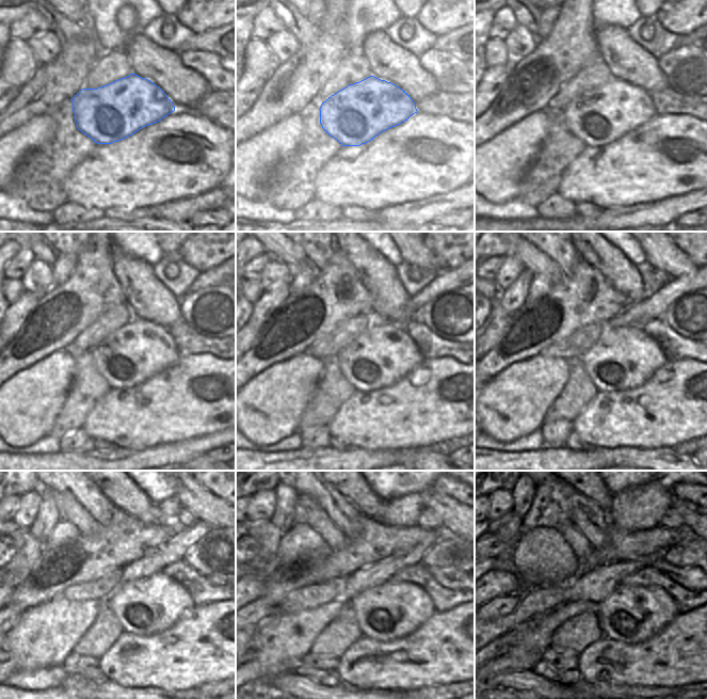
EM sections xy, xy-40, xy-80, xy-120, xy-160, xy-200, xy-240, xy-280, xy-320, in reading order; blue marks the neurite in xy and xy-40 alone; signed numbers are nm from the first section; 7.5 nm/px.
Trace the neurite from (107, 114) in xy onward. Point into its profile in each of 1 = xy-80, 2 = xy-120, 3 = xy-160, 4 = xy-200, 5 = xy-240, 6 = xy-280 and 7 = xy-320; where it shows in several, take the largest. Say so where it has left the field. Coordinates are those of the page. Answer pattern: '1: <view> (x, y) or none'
1: xy-80 (601, 115)
2: xy-120 (132, 354)
3: xy-160 (383, 354)
4: xy-200 (622, 359)
5: xy-240 (150, 605)
6: xy-280 (395, 609)
7: xy-320 (632, 614)

